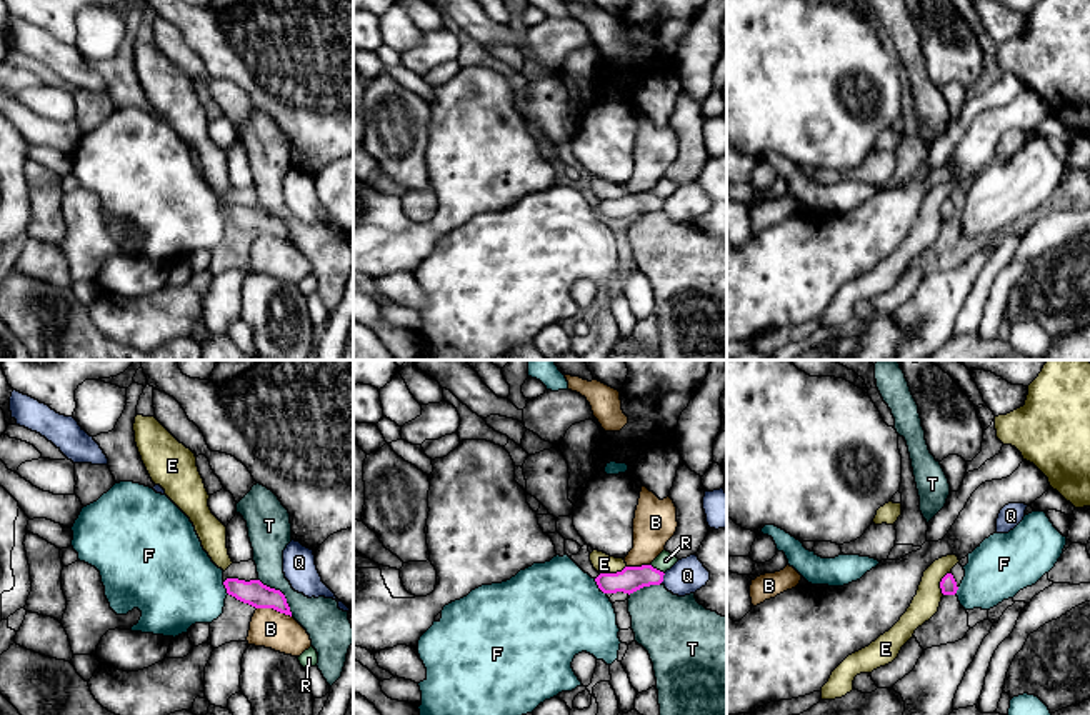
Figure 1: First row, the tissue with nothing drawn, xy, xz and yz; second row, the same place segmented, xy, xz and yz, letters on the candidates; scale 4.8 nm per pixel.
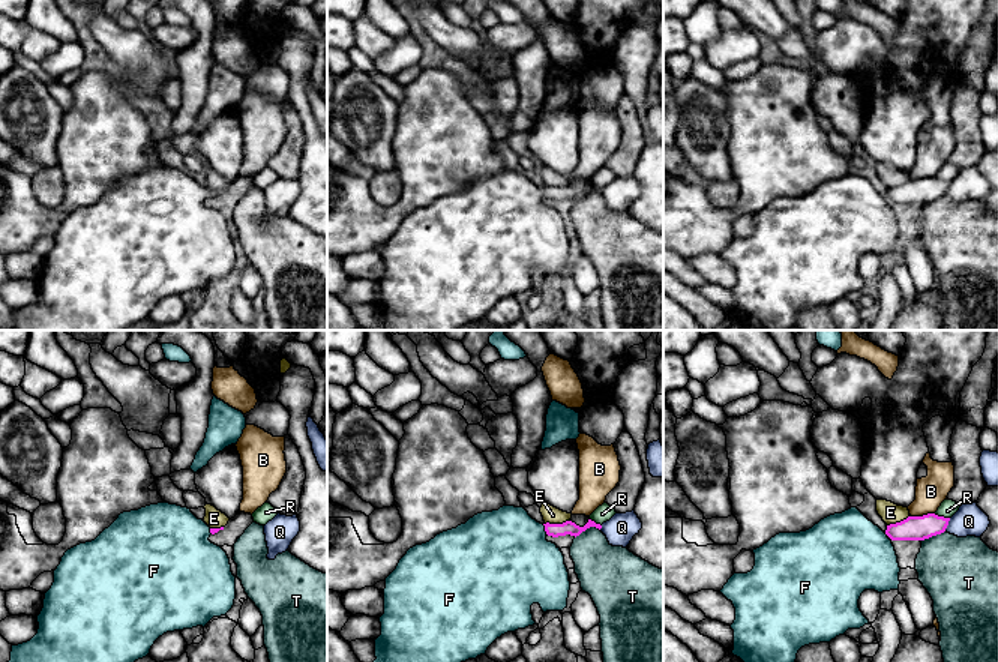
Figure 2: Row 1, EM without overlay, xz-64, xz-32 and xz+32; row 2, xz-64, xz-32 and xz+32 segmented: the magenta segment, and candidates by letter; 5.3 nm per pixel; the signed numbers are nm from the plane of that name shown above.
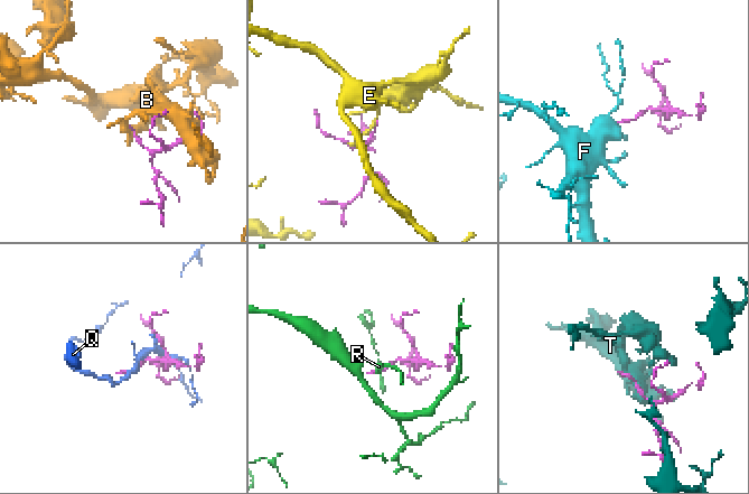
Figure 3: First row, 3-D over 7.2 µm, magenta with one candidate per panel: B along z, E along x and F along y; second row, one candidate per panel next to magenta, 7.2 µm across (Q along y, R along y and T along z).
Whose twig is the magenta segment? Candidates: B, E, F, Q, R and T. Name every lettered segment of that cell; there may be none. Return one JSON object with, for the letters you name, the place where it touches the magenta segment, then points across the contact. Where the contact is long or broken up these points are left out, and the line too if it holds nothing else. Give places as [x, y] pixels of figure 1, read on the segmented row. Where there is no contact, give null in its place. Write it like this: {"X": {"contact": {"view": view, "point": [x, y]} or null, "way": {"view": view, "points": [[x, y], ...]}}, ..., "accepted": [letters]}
{"F": {"contact": {"view": "xz", "point": [599, 587]}, "way": {"view": "xz", "points": [[630, 579], [599, 587], [590, 587], [554, 610]]}}, "accepted": ["F"]}

